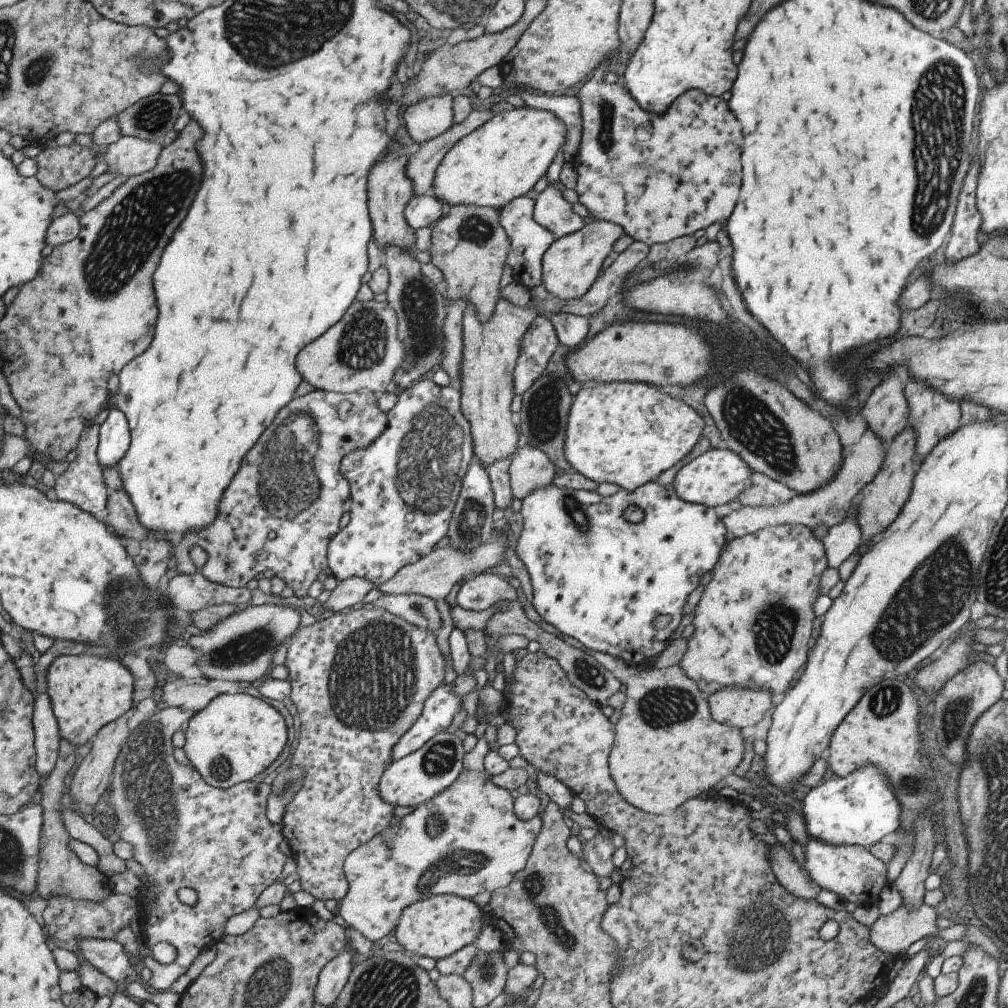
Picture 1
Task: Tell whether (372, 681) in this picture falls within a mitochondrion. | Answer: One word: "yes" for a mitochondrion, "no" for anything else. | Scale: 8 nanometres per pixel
yes

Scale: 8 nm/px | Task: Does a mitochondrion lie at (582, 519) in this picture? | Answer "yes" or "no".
yes

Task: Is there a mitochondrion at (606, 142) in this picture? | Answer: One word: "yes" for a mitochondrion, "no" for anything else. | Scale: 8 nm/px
yes

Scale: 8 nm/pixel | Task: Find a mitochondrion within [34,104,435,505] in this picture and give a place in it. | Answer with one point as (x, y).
(131, 232)

